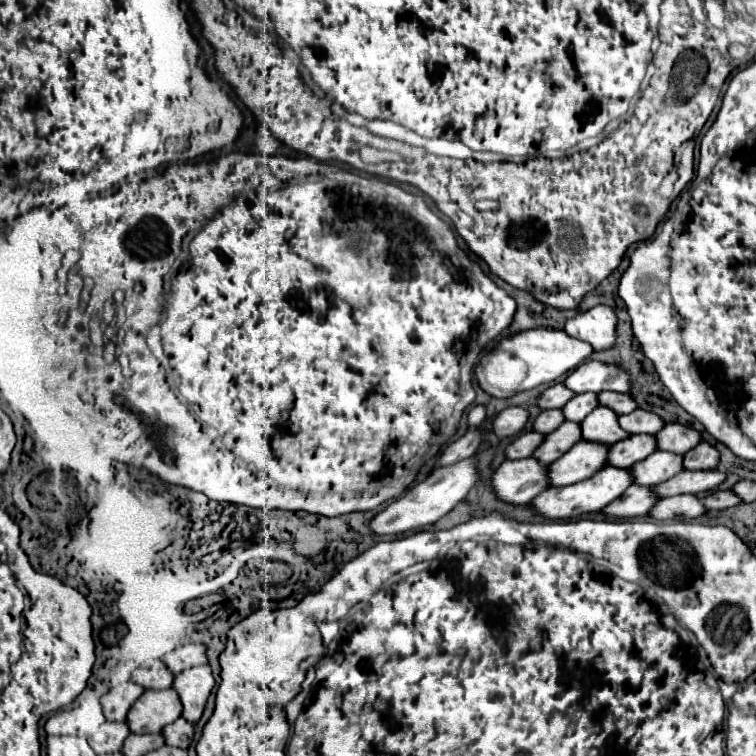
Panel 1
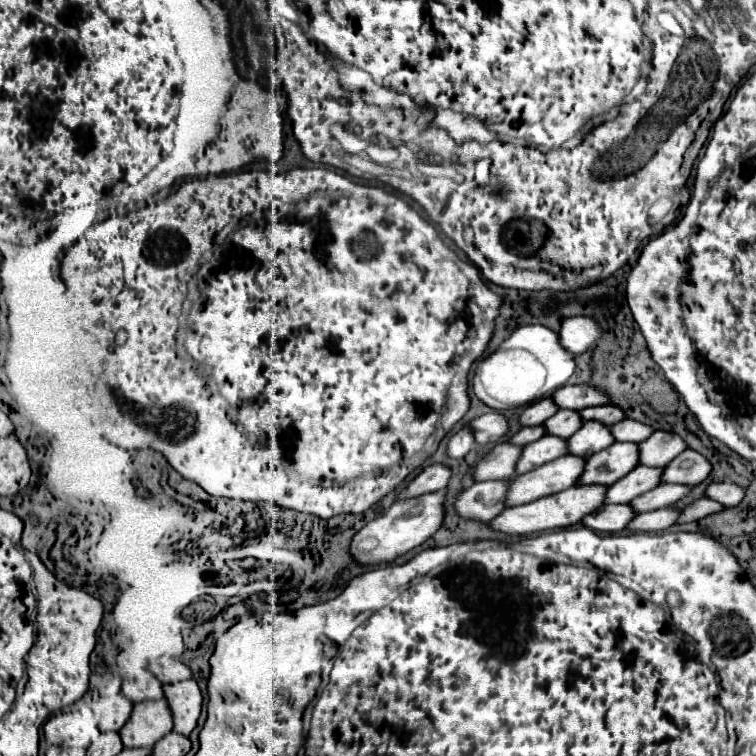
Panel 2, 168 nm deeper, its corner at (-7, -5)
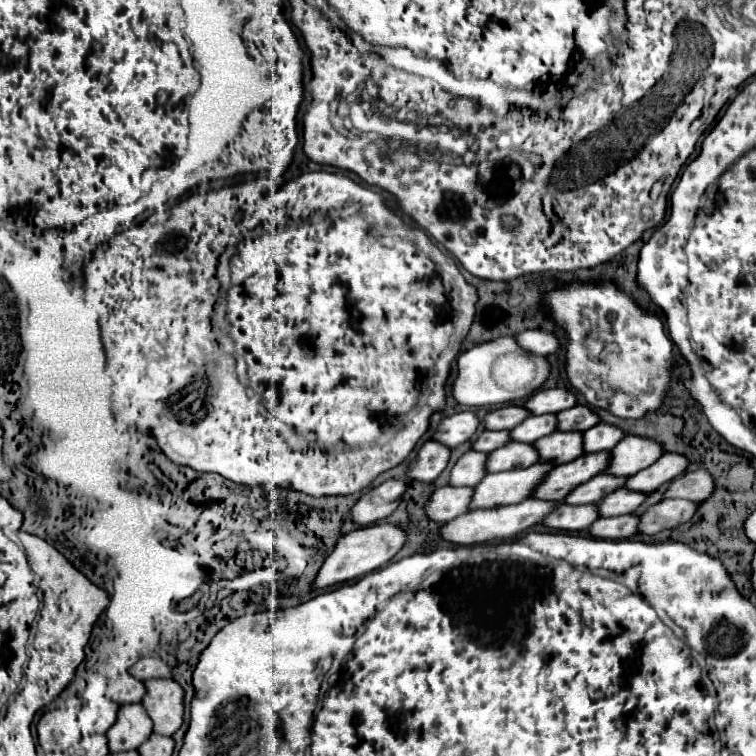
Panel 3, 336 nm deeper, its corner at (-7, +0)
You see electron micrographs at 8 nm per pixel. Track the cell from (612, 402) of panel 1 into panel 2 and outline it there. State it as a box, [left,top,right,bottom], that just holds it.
[579,406,625,426]

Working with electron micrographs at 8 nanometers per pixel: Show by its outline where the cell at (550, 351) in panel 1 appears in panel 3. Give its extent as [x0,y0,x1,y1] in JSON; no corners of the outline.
[453,335,551,407]

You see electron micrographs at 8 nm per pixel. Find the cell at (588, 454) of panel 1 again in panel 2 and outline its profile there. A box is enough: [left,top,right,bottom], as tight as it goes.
[505,456,585,506]

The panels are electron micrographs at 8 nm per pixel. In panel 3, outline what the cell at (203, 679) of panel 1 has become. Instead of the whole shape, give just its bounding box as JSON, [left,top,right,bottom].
[143,679,183,735]

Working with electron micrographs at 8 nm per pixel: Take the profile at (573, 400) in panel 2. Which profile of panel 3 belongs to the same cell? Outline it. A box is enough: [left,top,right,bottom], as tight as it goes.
[525,387,577,415]

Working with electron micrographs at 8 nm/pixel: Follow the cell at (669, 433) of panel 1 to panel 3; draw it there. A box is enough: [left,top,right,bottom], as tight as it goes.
[607,435,665,475]

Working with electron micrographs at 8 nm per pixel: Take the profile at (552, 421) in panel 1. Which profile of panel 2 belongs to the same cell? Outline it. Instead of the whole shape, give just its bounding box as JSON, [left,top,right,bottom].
[507,426,543,446]

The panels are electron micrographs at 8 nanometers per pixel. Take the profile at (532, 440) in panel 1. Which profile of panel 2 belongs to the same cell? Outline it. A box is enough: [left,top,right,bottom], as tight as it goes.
[471,442,521,482]

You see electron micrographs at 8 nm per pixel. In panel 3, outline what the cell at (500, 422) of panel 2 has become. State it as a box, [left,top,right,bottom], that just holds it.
[433,411,479,447]

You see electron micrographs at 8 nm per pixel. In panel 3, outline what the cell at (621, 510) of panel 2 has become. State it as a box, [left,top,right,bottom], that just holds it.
[543,503,601,531]

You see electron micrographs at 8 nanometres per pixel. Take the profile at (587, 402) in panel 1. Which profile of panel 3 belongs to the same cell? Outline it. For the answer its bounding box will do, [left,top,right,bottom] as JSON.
[511,413,557,443]

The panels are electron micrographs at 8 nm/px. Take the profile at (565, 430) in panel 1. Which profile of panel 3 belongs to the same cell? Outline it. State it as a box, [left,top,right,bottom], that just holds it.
[487,441,539,473]

